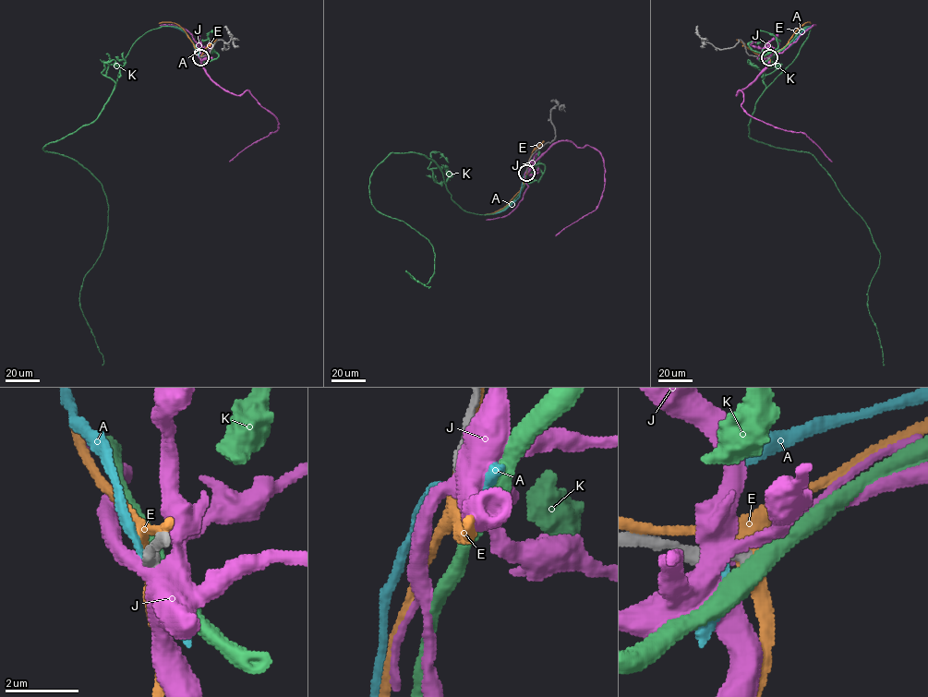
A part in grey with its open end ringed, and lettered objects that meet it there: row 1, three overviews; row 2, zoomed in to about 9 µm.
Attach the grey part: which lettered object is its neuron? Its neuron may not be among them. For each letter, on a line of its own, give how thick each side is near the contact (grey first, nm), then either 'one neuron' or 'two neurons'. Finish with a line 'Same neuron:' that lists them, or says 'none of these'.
A: 400 nm thick on the grey side, 220 nm on the other; two neurons
E: 320 nm thick on the grey side, 380 nm on the other; two neurons
J: 440 nm thick on the grey side, 500 nm on the other; two neurons
K: 260 nm thick on the grey side, 460 nm on the other; two neurons
Same neuron: none of these

